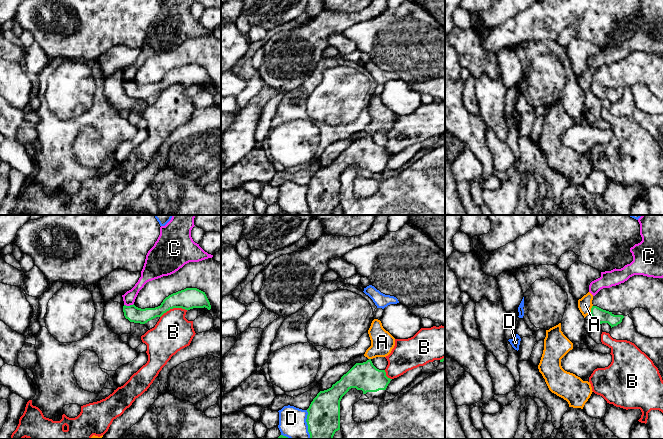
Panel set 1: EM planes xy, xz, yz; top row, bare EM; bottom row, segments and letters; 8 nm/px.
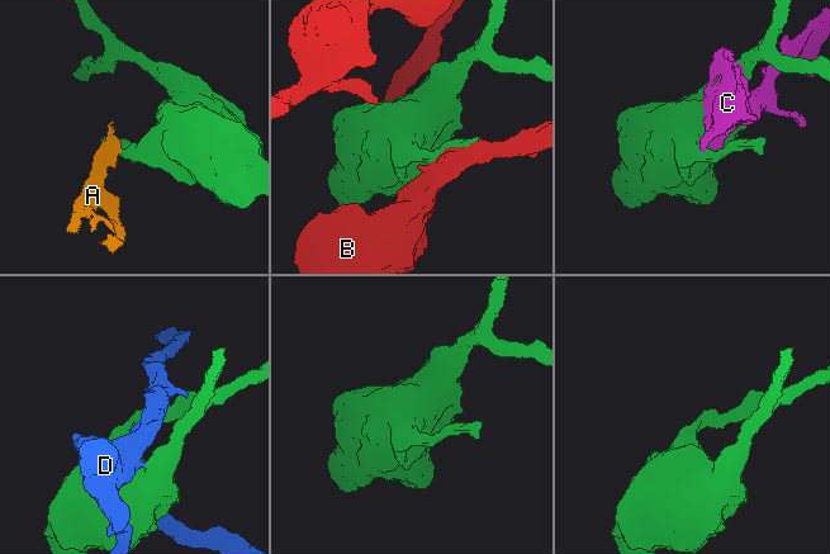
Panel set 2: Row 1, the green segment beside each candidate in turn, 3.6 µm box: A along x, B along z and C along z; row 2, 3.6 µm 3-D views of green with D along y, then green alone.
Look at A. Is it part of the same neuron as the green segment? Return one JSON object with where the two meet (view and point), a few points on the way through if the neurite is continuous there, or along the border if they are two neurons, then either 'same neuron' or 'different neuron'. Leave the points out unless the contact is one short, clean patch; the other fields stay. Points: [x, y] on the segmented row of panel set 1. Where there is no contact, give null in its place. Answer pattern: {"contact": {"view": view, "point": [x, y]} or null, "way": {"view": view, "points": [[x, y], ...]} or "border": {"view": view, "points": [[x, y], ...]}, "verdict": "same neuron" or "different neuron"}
{"contact": {"view": "yz", "point": [591, 309]}, "border": {"view": "yz", "points": [[592, 305], [589, 313]]}, "verdict": "different neuron"}

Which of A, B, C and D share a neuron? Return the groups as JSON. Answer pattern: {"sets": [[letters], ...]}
{"sets": [["A", "C"], ["B"], ["D"]]}

